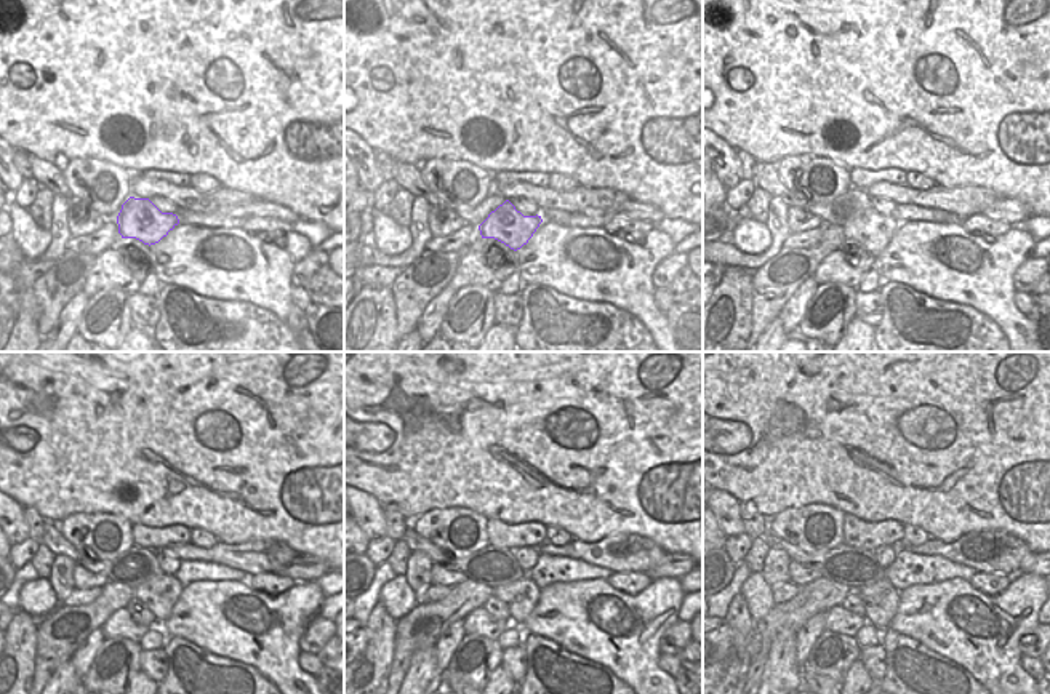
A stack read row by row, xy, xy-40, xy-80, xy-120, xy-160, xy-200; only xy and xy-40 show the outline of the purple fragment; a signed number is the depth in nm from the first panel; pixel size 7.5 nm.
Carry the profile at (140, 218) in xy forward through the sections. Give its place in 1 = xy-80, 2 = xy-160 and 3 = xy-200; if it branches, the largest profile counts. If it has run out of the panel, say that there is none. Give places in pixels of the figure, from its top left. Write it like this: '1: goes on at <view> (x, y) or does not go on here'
1: goes on at xy-80 (873, 231)
2: goes on at xy-160 (520, 597)
3: goes on at xy-200 (881, 600)

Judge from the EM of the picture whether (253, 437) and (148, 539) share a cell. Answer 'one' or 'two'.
two

